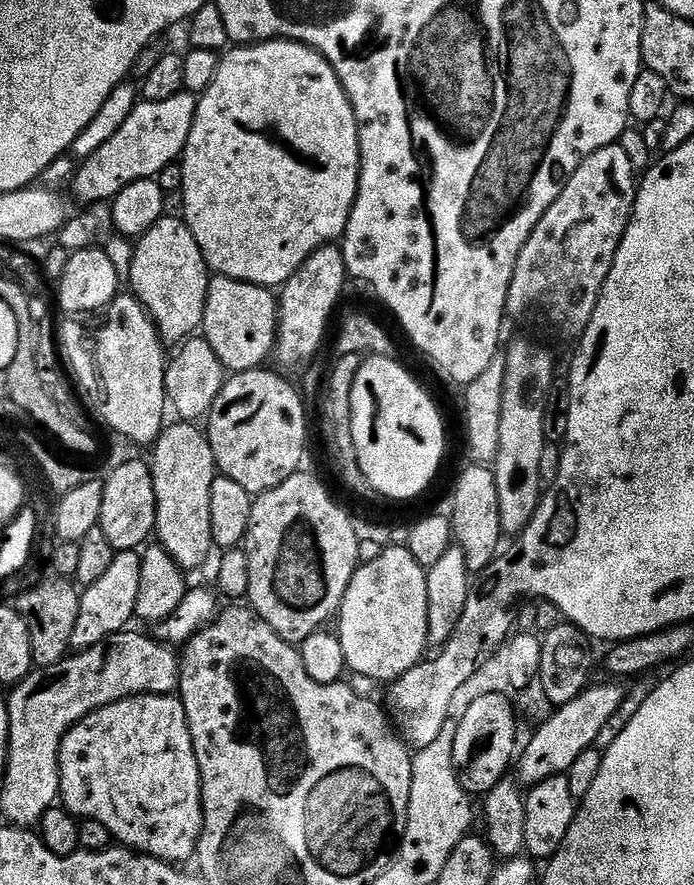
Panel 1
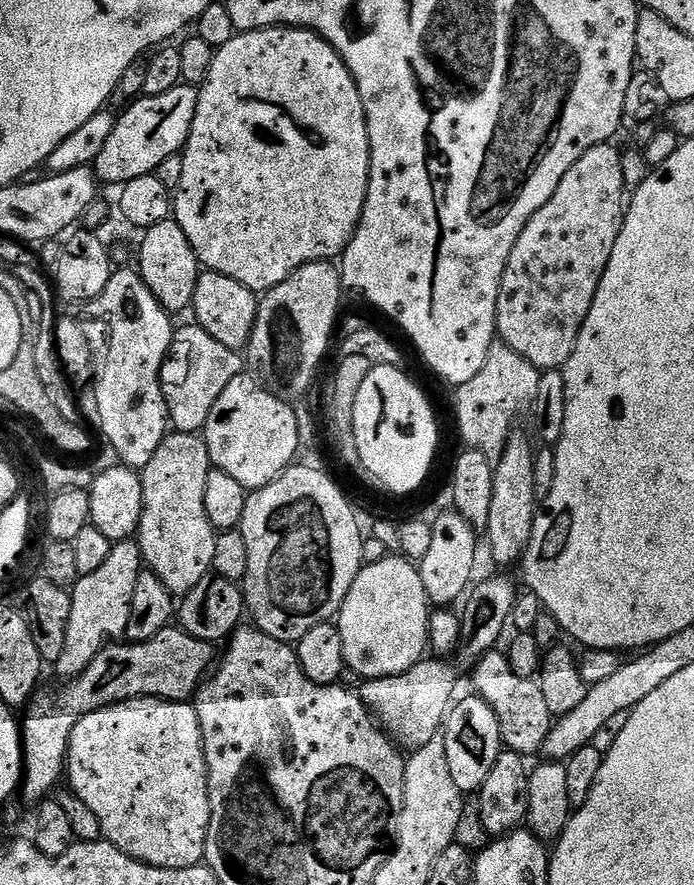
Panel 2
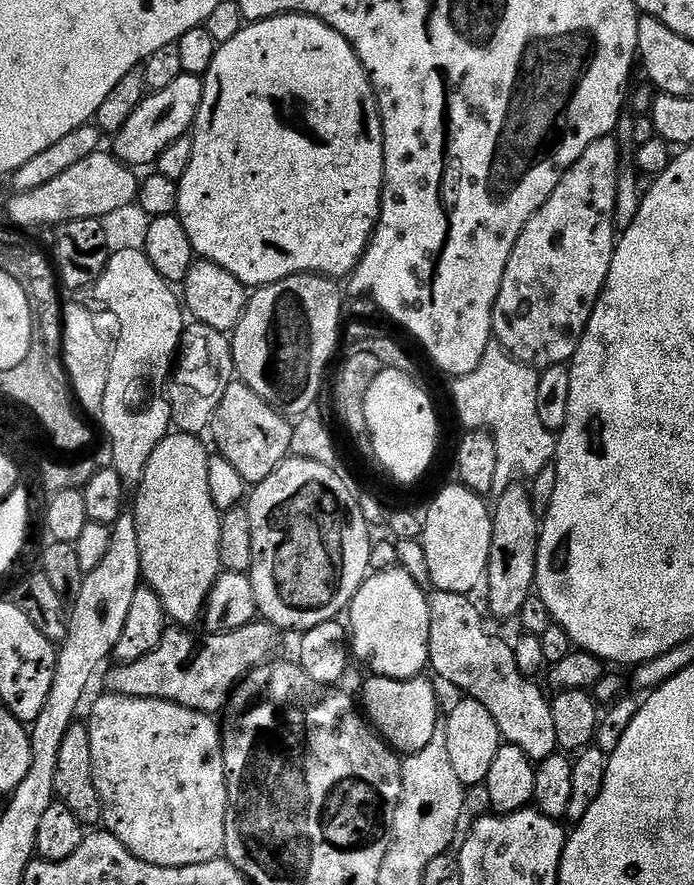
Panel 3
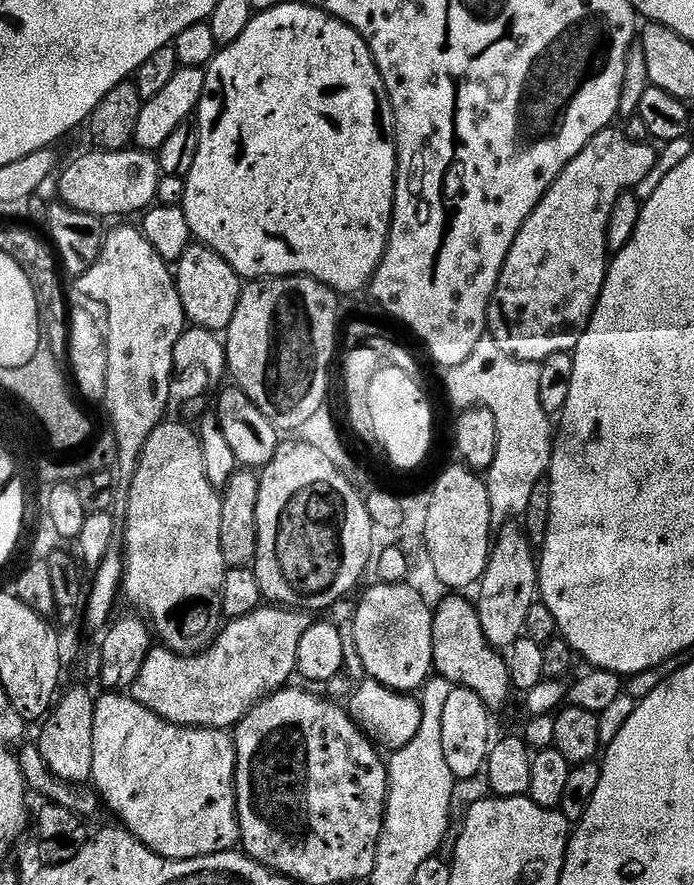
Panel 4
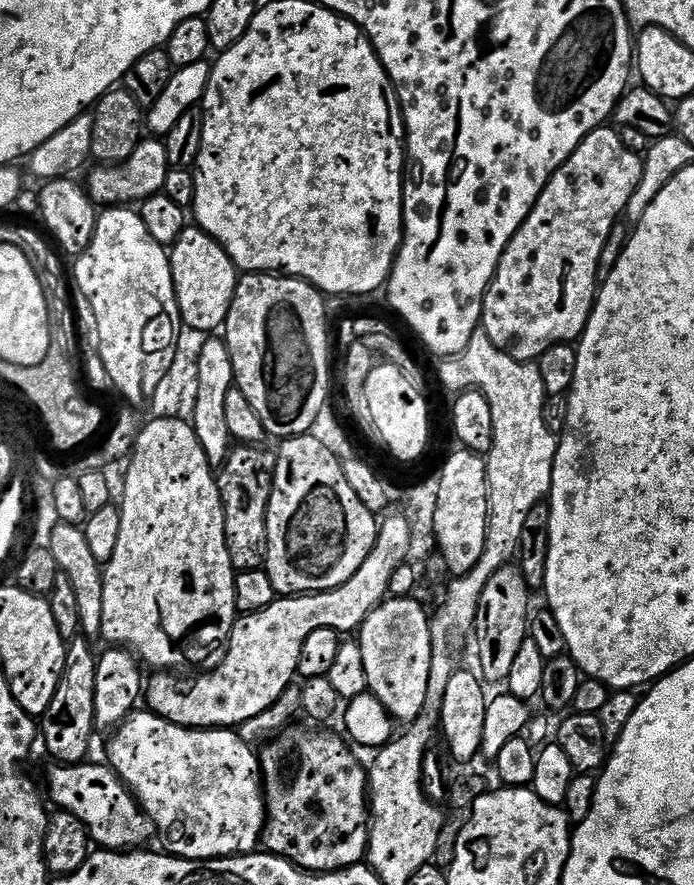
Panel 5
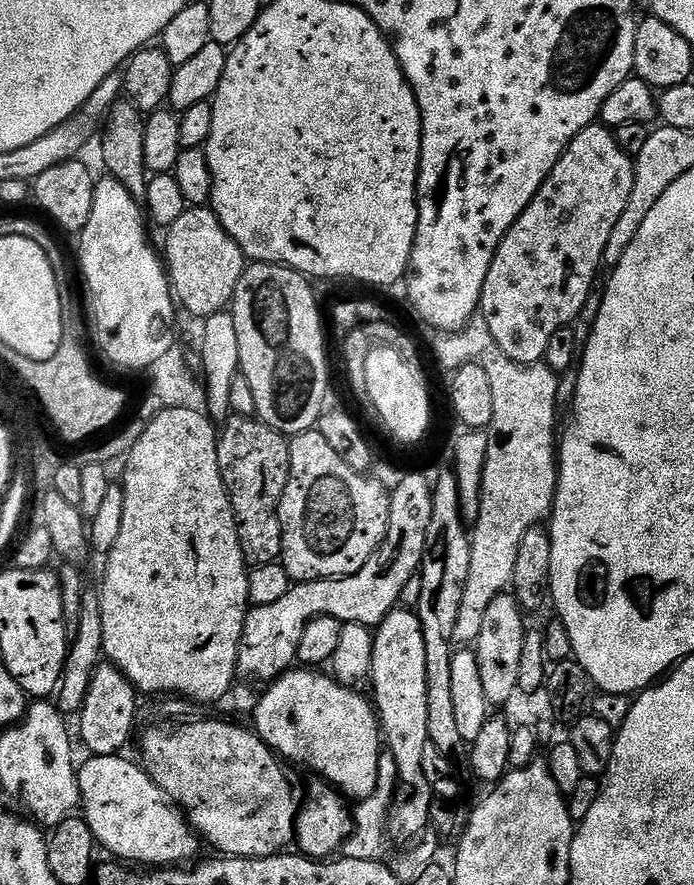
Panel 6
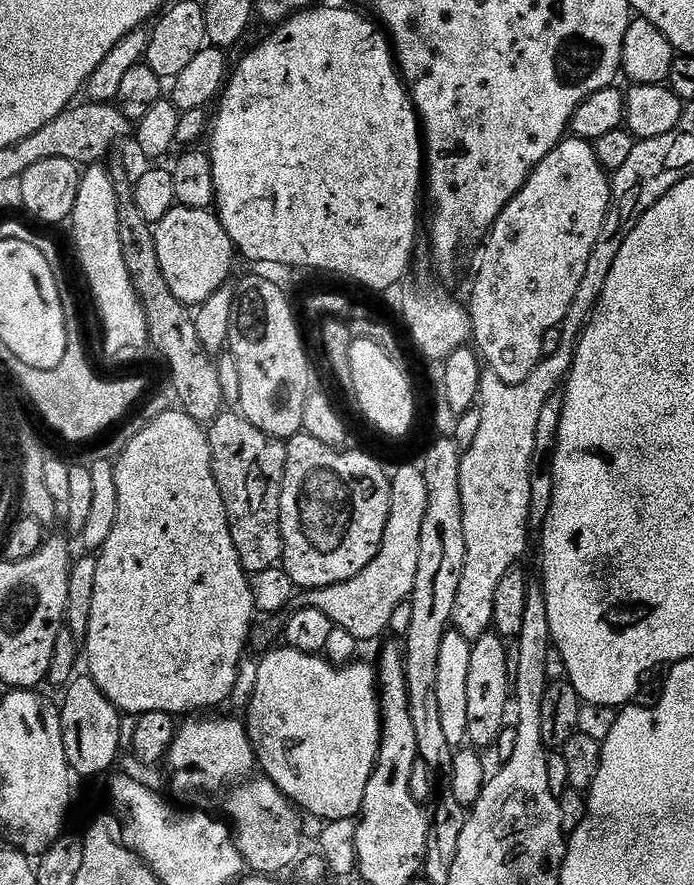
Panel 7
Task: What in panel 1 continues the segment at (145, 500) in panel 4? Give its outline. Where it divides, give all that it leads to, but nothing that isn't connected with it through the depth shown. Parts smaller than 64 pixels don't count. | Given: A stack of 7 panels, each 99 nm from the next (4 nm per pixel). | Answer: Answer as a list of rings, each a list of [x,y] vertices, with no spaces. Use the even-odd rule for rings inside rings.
[[[175,422],[176,424],[169,423],[167,427],[161,431],[160,437],[157,438],[154,447],[151,449],[152,456],[150,455],[150,467],[152,470],[152,477],[154,478],[154,498],[156,499],[156,531],[154,533],[155,539],[165,548],[170,554],[170,558],[174,558],[174,562],[185,570],[191,568],[200,568],[208,560],[208,555],[214,552],[214,545],[212,543],[212,535],[210,534],[210,486],[214,486],[218,469],[216,467],[216,459],[214,458],[214,450],[210,450],[210,442],[203,427],[198,427],[192,422]]]

